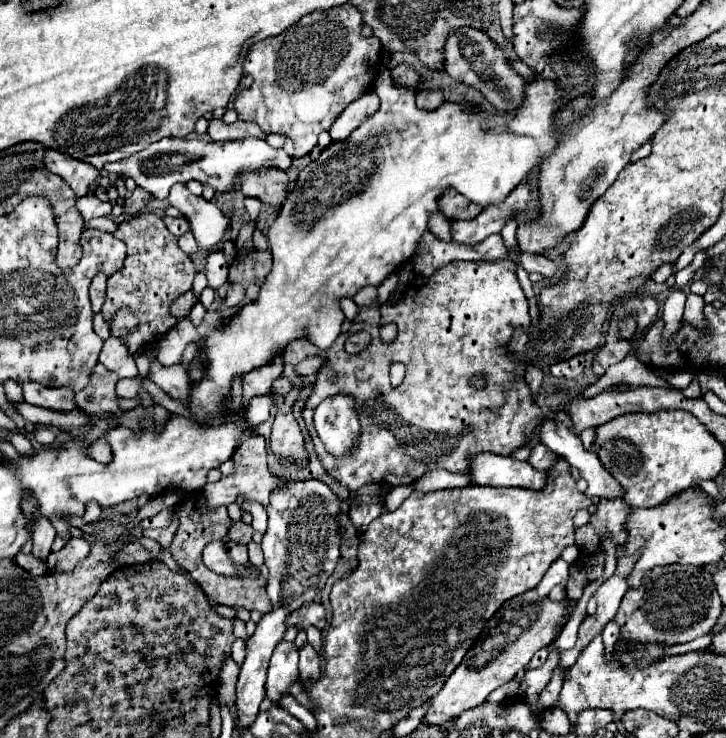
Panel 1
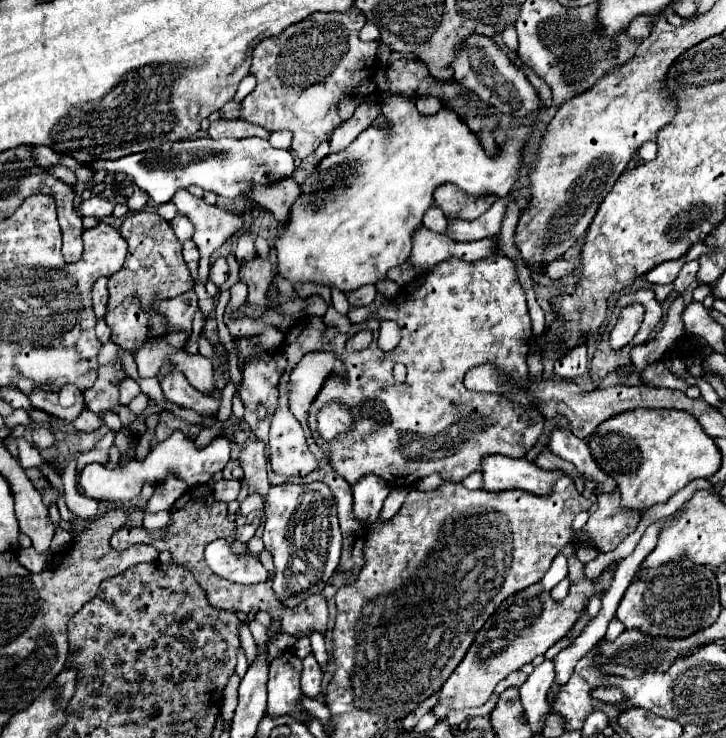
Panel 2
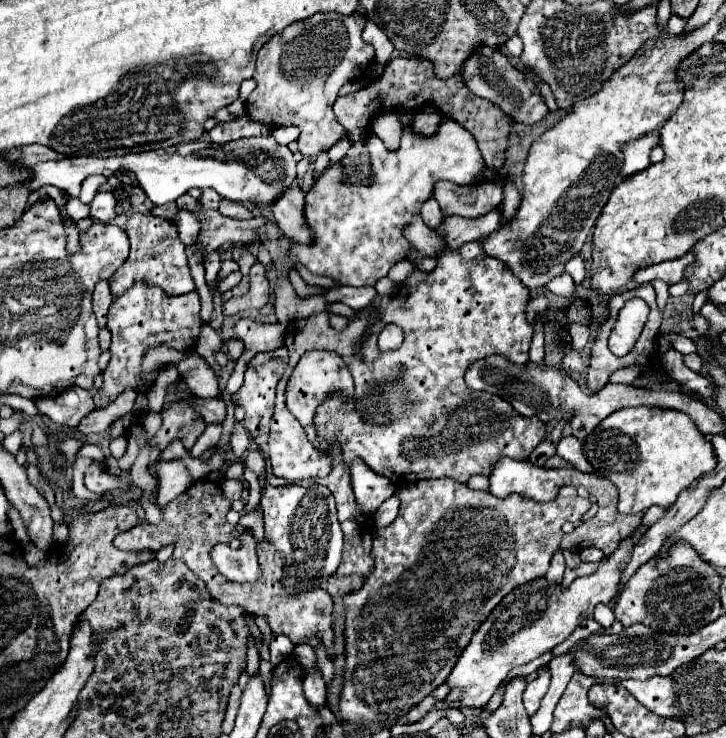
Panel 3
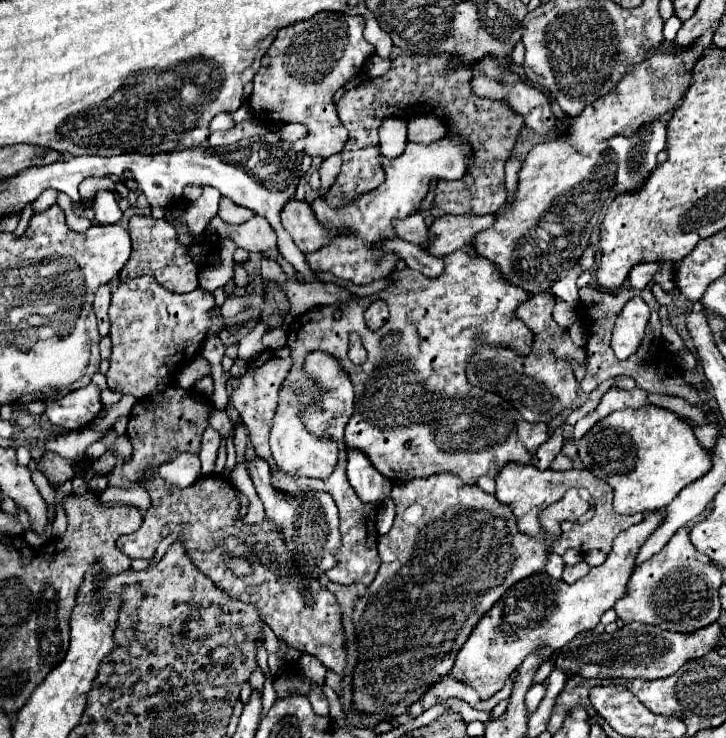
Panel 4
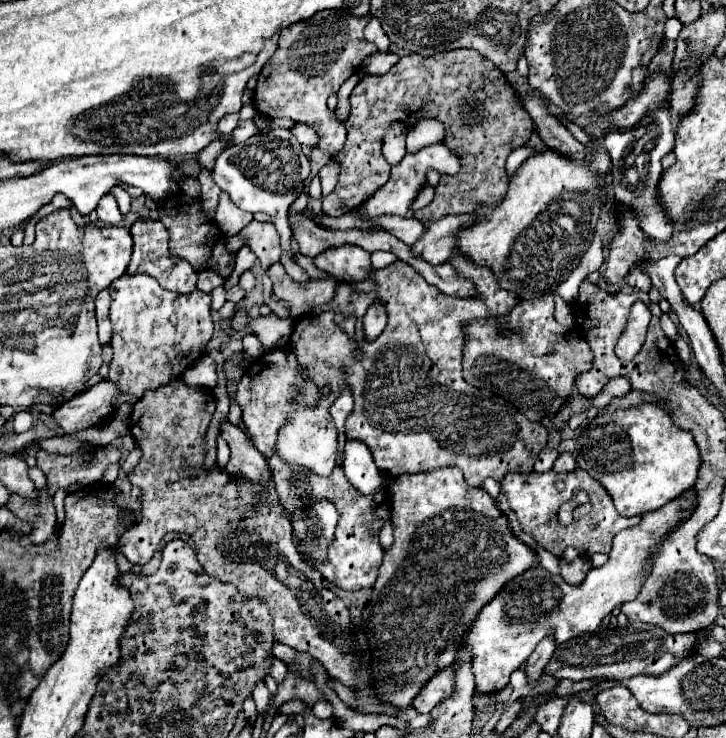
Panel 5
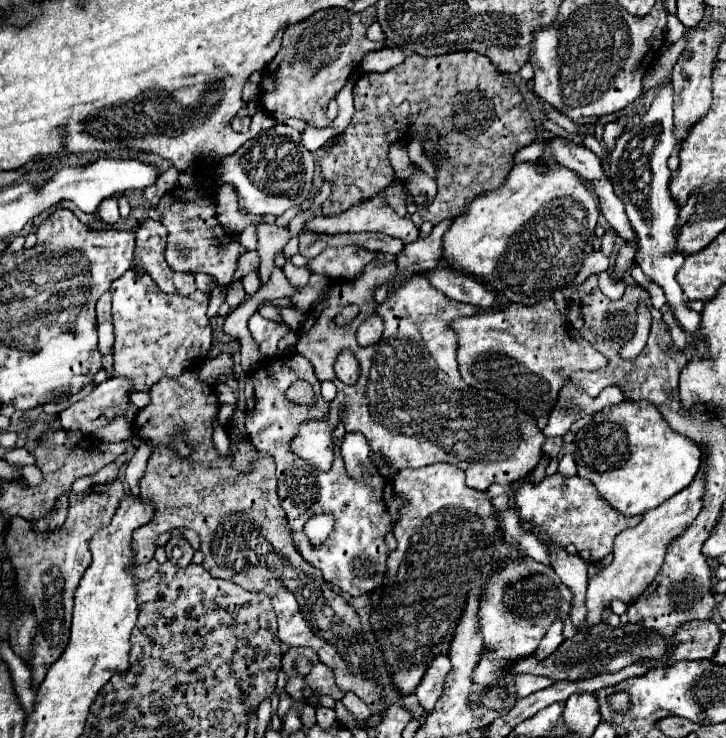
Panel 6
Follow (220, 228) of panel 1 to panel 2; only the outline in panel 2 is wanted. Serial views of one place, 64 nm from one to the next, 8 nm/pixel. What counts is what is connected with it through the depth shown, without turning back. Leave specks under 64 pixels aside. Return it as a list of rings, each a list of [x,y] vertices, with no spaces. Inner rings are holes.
[[[178,190],[172,198],[174,206],[180,214],[188,216],[194,224],[194,244],[200,250],[198,264],[198,282],[206,284],[208,280],[208,264],[212,252],[222,246],[234,232],[240,232],[244,222],[238,214],[230,214],[218,206],[206,204],[202,198],[192,196],[188,190]]]

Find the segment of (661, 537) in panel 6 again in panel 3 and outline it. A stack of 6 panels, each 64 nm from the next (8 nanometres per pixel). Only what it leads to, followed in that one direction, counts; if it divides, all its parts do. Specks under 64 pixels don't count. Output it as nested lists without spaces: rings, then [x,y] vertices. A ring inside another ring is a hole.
[[[636,530],[632,536],[634,540],[624,540],[616,548],[616,552],[608,556],[608,562],[602,564],[594,574],[576,578],[566,590],[562,590],[560,586],[550,586],[544,578],[512,590],[492,610],[486,622],[480,624],[470,644],[464,648],[458,664],[450,672],[446,680],[450,692],[444,698],[444,708],[452,708],[454,704],[464,704],[470,708],[486,706],[498,684],[508,676],[512,668],[532,662],[544,652],[550,652],[554,646],[564,642],[586,616],[592,616],[592,610],[598,602],[608,604],[616,594],[620,568],[628,564],[628,556],[632,556],[632,548],[642,536],[642,530]]]

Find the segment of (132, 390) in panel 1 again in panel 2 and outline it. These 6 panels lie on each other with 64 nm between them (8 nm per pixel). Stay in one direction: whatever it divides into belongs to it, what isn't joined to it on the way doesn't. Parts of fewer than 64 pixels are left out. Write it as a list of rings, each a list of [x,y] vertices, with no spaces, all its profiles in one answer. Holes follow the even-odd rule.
[[[126,378],[120,384],[120,404],[128,404],[136,394],[140,394],[140,386],[134,378]]]

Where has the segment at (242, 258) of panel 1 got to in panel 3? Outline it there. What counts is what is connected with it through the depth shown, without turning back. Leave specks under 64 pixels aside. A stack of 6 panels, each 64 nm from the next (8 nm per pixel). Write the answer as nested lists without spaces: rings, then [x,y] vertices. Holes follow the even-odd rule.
[[[256,262],[250,268],[250,290],[246,296],[238,298],[238,300],[228,300],[224,304],[224,314],[238,314],[242,310],[252,310],[252,308],[262,308],[268,304],[268,296],[270,296],[270,284],[268,284],[268,276],[266,276],[266,268]]]

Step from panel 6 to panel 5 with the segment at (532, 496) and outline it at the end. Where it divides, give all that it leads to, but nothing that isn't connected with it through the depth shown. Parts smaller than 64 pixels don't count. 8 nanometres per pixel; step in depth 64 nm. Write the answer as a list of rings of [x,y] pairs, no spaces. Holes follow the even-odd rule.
[[[576,468],[574,472],[562,472],[562,474],[558,474],[554,470],[542,472],[542,474],[534,472],[534,470],[528,474],[510,472],[502,478],[500,492],[508,498],[508,504],[514,510],[522,530],[526,534],[530,534],[542,548],[546,548],[548,552],[552,552],[558,558],[562,556],[562,552],[568,546],[574,546],[584,558],[590,558],[594,552],[608,554],[612,548],[612,538],[620,530],[628,528],[628,526],[636,526],[642,520],[642,516],[632,516],[632,518],[620,516],[612,504],[610,494],[604,490],[604,486],[598,484],[598,480],[594,480],[588,472],[582,472],[582,468]],[[574,490],[586,490],[592,504],[602,500],[602,508],[592,508],[586,516],[578,518],[578,522],[574,522],[570,526],[560,526],[556,520],[558,508],[570,500]]]

